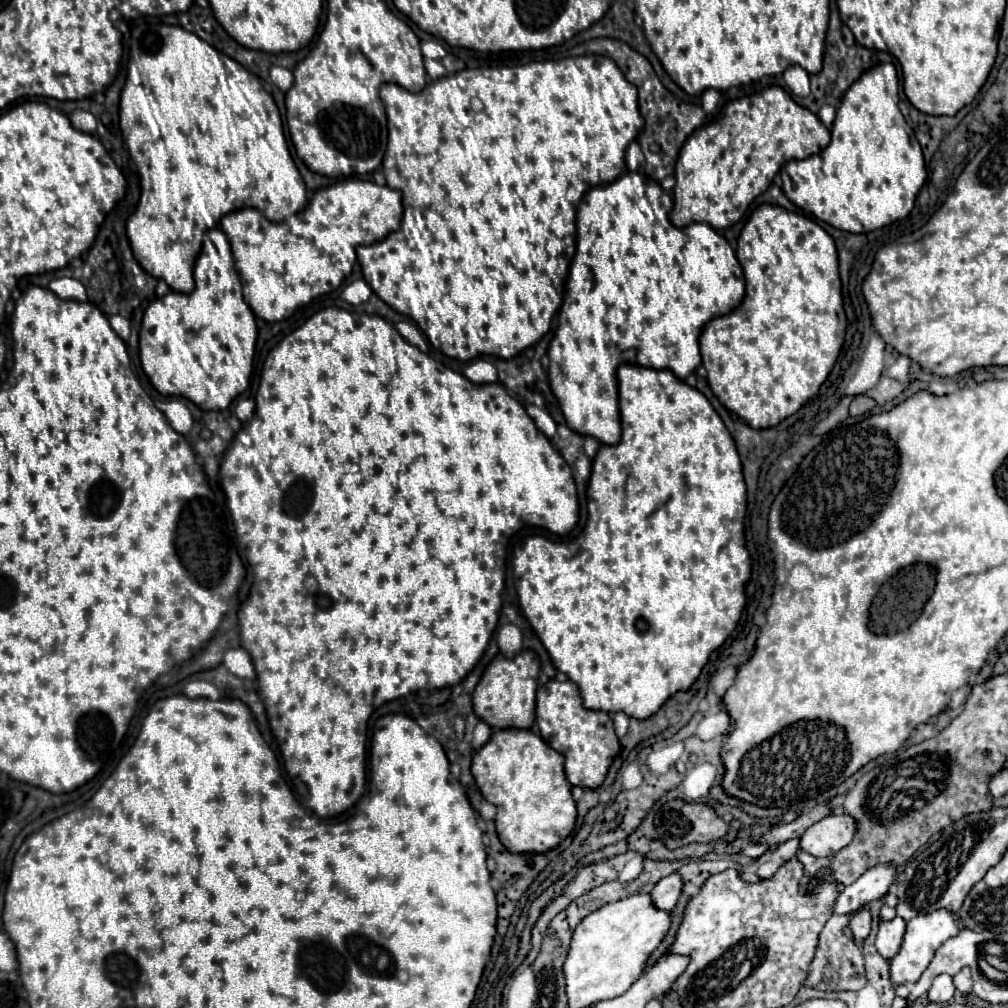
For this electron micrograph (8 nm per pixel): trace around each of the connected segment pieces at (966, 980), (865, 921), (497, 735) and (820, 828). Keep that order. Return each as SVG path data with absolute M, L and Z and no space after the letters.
M961 968L955 976L953 976L953 984L959 992L969 992L973 982L971 982L971 974L969 974L969 968Z
M859 910L857 914L853 914L853 918L849 922L849 928L853 932L853 940L857 944L861 944L871 932L871 914L867 910Z
M503 728L495 730L485 746L475 750L473 754L473 778L487 802L491 802L497 808L495 826L501 842L511 852L547 852L555 848L561 840L565 840L575 826L577 808L575 800L571 796L571 784L565 778L563 770L565 758L557 754L541 736L535 734L535 730L519 730L519 728Z
M825 816L805 830L799 838L799 848L811 856L831 858L843 846L847 846L857 832L857 824L851 816Z

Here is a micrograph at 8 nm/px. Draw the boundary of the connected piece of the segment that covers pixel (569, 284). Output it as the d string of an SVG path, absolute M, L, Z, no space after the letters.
M625 172L621 174L617 180L605 184L605 186L595 186L591 190L587 190L579 202L577 208L577 252L575 258L569 266L569 274L565 280L565 294L563 294L563 304L559 308L557 314L557 326L553 332L553 340L549 344L547 356L549 356L549 382L551 382L551 390L559 400L559 406L563 410L565 422L571 430L575 430L577 434L589 434L595 436L599 442L603 444L617 444L621 438L621 418L619 418L619 400L617 400L617 368L625 362L629 364L637 364L637 366L647 366L647 368L669 368L677 378L687 378L699 364L701 364L701 356L699 356L699 334L701 328L717 316L727 314L729 310L733 310L741 298L745 296L745 278L743 278L743 270L741 264L737 262L737 256L733 252L733 248L729 246L729 242L717 234L717 230L713 230L709 224L693 223L685 228L677 228L671 224L669 220L669 211L673 207L673 201L666 192L651 180L647 174L643 172Z

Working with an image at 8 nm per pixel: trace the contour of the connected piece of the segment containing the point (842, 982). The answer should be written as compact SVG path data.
M831 916L825 928L819 934L819 944L815 950L815 958L809 966L809 974L805 980L805 986L817 988L823 992L839 992L839 990L861 990L867 984L865 978L865 966L861 948L843 934L843 926L847 926L847 916Z

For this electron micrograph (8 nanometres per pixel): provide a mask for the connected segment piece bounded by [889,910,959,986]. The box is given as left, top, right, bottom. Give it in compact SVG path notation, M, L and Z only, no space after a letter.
M935 910L931 914L918 914L906 924L905 936L901 950L889 960L889 970L891 970L891 982L895 986L905 984L905 982L917 982L923 970L929 966L935 950L941 946L941 942L949 940L955 936L959 928L953 922L953 914L947 910Z

